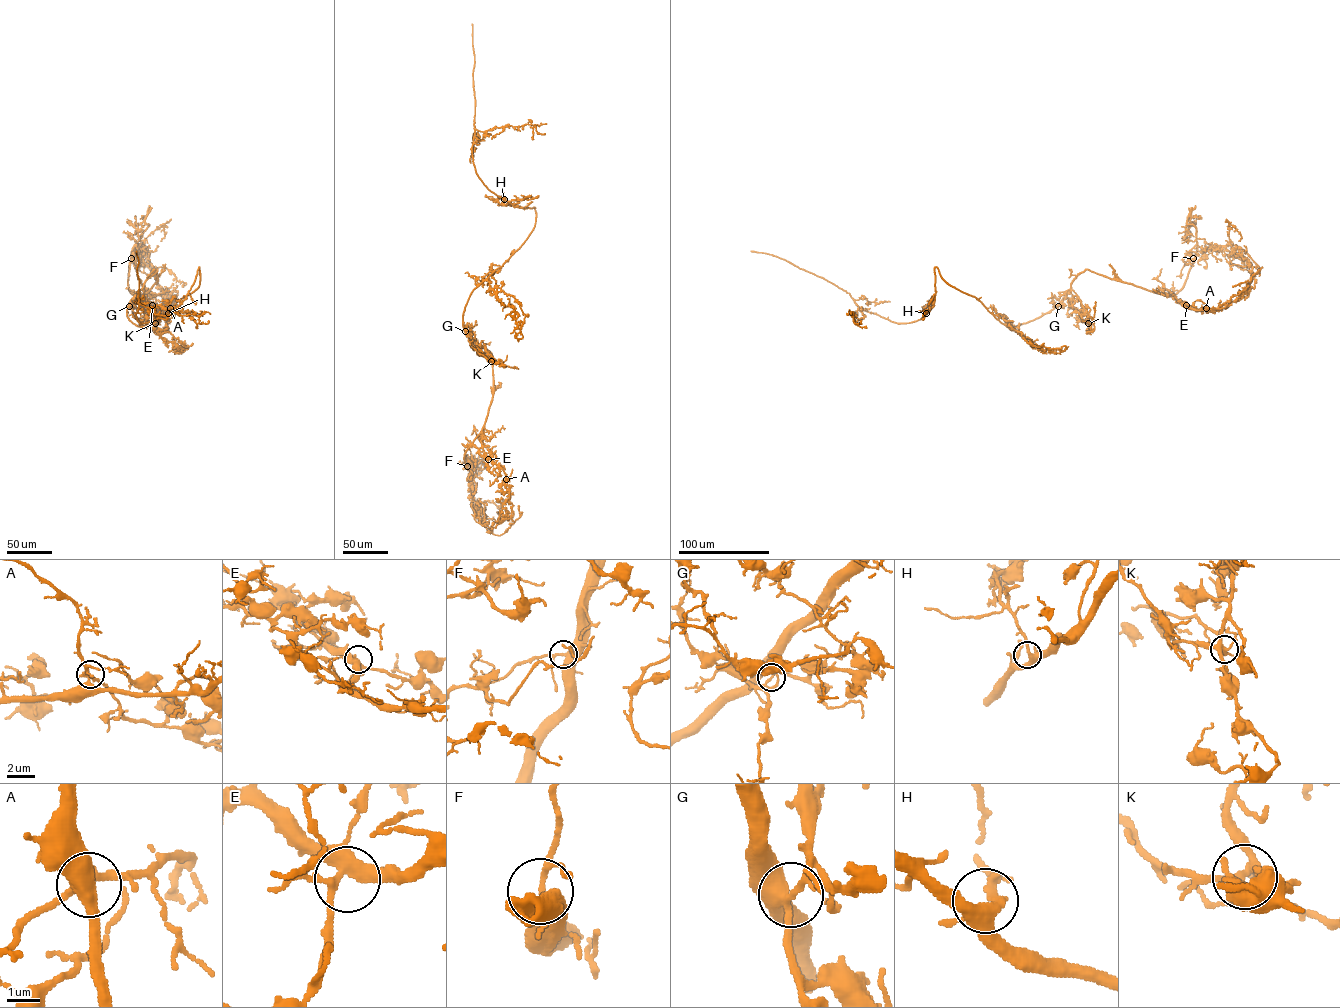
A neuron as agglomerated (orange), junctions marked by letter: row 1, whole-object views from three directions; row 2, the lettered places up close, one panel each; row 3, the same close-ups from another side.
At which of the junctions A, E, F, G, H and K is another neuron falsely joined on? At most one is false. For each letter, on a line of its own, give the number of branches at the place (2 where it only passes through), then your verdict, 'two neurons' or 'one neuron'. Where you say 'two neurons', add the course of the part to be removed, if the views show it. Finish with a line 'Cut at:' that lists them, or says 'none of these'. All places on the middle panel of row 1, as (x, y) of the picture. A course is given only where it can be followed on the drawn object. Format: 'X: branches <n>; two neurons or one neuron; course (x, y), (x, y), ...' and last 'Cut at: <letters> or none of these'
A: branches 3; one neuron
E: branches 5; one neuron
F: branches 3; one neuron
G: branches 4; one neuron
H: branches 5; one neuron
K: branches 5; one neuron
Cut at: none of these

